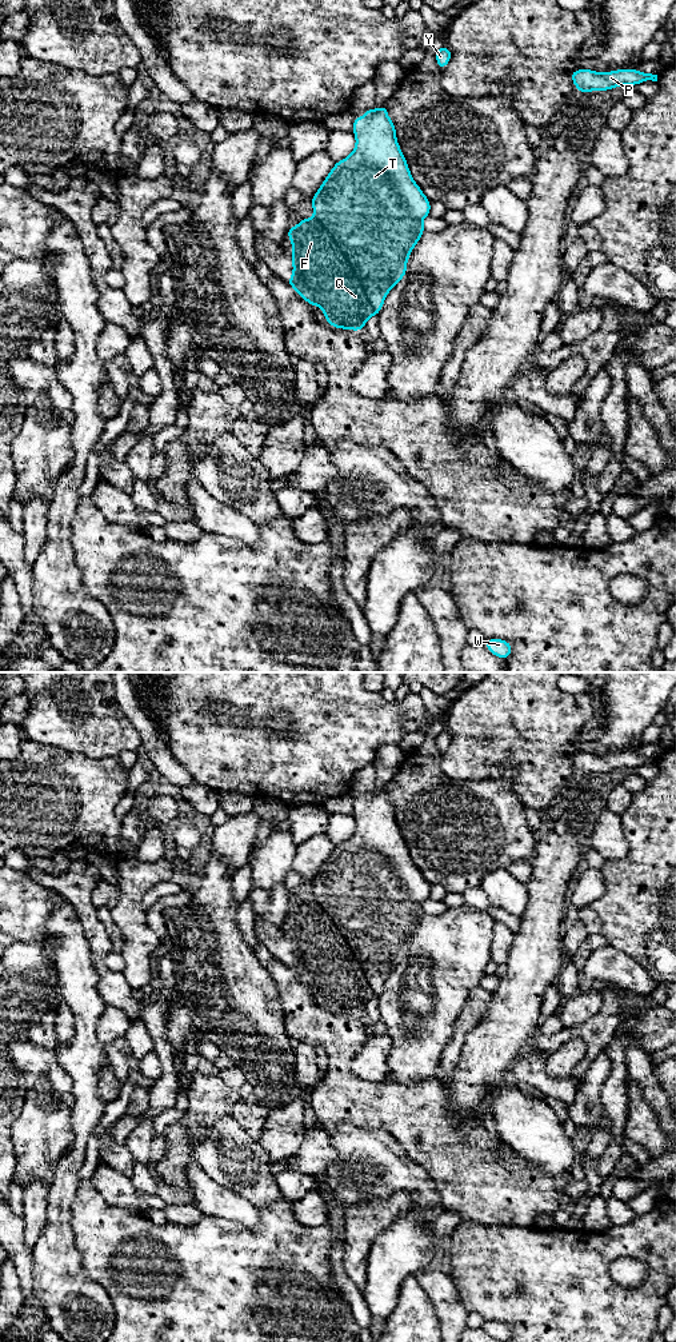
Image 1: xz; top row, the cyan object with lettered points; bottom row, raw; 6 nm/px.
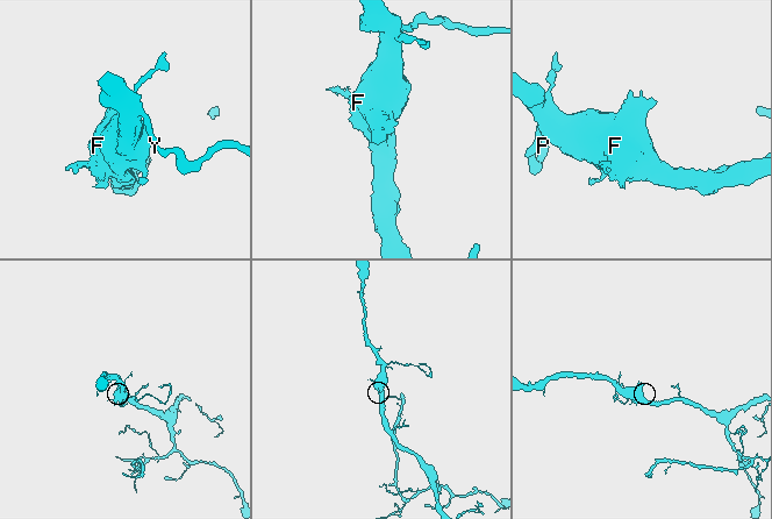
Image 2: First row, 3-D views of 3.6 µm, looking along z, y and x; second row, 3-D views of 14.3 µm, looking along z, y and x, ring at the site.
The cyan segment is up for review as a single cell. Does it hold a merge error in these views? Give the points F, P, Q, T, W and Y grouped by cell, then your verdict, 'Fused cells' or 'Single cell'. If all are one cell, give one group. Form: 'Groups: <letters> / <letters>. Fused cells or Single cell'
Groups: F P Q T W Y. Single cell

